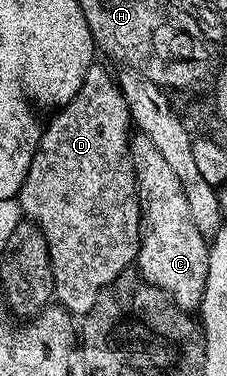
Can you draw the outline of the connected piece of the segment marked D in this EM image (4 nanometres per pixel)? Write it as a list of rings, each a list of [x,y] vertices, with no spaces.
[[[90,66],[76,97],[45,124],[22,190],[16,196],[21,214],[25,218],[27,215],[30,218],[27,220],[41,231],[46,244],[53,298],[57,306],[74,317],[85,317],[88,309],[96,305],[100,289],[120,277],[122,271],[135,266],[138,241],[142,237],[142,210],[138,207],[138,186],[130,160],[132,122],[129,107],[116,86],[115,76],[98,66]]]

